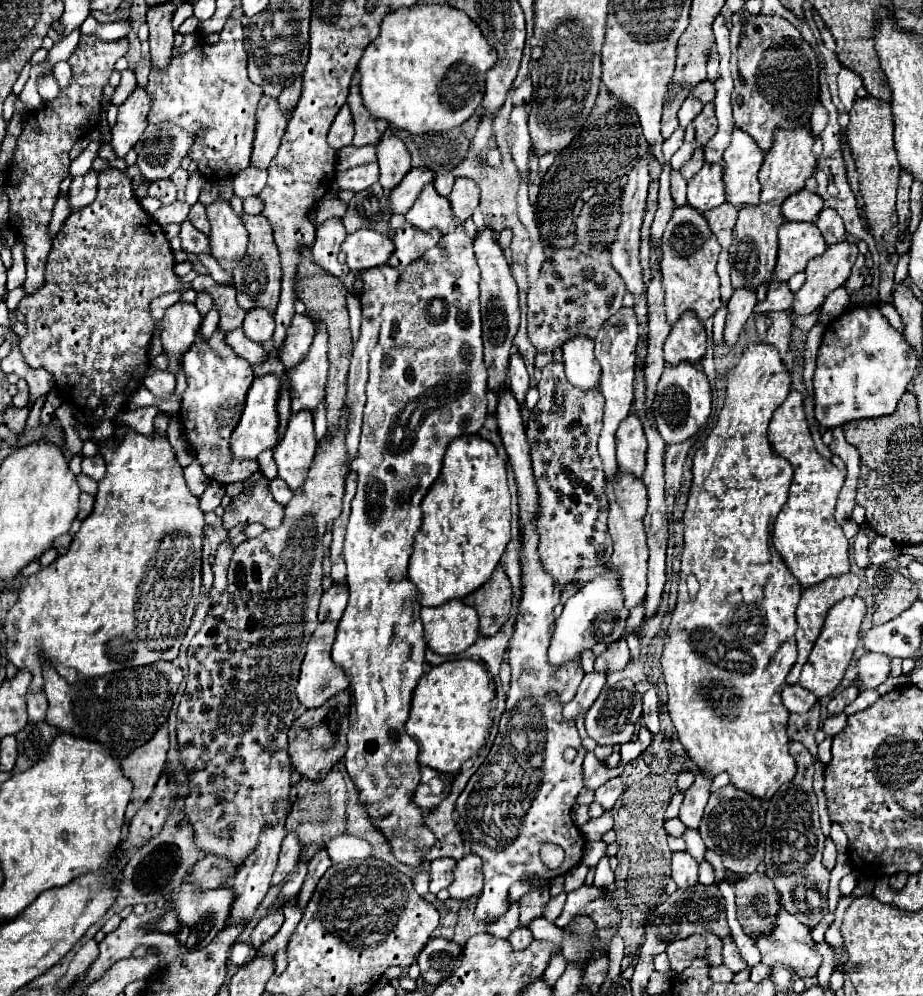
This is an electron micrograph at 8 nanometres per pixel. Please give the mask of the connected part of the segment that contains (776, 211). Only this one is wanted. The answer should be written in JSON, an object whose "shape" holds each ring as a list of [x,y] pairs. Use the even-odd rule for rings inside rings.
{"shape":[[[809,126],[797,128],[777,128],[773,132],[773,146],[765,152],[765,160],[759,170],[761,182],[761,200],[757,206],[743,206],[737,216],[737,224],[733,228],[733,244],[729,248],[731,262],[731,284],[733,288],[757,288],[773,276],[775,260],[777,260],[777,230],[785,222],[781,214],[781,202],[805,188],[805,180],[815,170],[815,156],[811,152],[815,144],[815,136]]]}

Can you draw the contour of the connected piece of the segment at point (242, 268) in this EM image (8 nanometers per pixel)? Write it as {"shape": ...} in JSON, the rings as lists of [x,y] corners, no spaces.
{"shape":[[[243,214],[243,222],[249,232],[249,246],[241,264],[233,272],[237,304],[245,312],[251,312],[255,308],[265,308],[267,312],[275,312],[279,302],[279,290],[281,290],[281,264],[279,264],[279,252],[273,240],[273,232],[269,228],[269,222],[261,214],[259,216]]]}

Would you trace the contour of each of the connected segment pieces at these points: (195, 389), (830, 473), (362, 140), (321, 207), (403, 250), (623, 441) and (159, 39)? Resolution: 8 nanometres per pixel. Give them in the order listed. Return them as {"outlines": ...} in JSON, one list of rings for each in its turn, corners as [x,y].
{"outlines":[[[[215,332],[209,340],[197,336],[197,344],[185,354],[183,370],[187,374],[187,390],[181,400],[179,420],[187,438],[189,450],[201,462],[203,474],[223,486],[241,482],[259,470],[257,460],[237,460],[229,452],[229,436],[241,418],[245,394],[253,382],[251,364],[241,360],[227,344],[225,332]]],[[[791,390],[787,400],[773,412],[769,424],[769,442],[783,458],[793,464],[795,476],[789,490],[789,498],[781,508],[775,528],[773,528],[773,546],[787,562],[793,576],[801,582],[803,588],[809,588],[825,578],[841,576],[849,572],[849,540],[843,534],[843,528],[835,522],[835,502],[843,486],[845,476],[839,472],[831,460],[823,458],[813,444],[809,426],[803,414],[803,394]]],[[[357,76],[353,78],[351,84],[351,92],[347,98],[351,112],[353,112],[353,122],[355,122],[355,138],[353,138],[353,146],[377,146],[379,140],[383,138],[385,130],[389,128],[383,120],[369,120],[369,116],[365,116],[365,106],[361,104],[361,96],[357,96]]],[[[329,196],[321,198],[321,204],[317,204],[317,226],[321,226],[325,220],[331,218],[341,218],[347,210],[347,204],[343,204],[341,200],[333,200]]],[[[403,224],[393,236],[395,250],[387,264],[403,272],[405,266],[423,256],[429,248],[433,248],[437,240],[441,240],[439,232],[417,232],[417,228],[409,228],[409,224]]],[[[629,414],[615,434],[617,440],[617,462],[623,474],[631,474],[643,478],[645,472],[645,452],[647,440],[643,432],[643,424],[637,414]]],[[[171,2],[159,4],[157,8],[147,10],[147,26],[149,26],[149,44],[151,44],[151,68],[153,70],[167,70],[171,62],[171,48],[173,48],[173,36],[175,30],[171,26],[171,14],[173,14]]]]}

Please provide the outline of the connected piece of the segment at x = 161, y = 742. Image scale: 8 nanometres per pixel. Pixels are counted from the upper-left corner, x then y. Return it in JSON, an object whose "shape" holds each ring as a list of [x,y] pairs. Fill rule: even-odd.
{"shape":[[[163,724],[157,730],[157,736],[149,740],[149,744],[135,748],[123,762],[123,774],[131,780],[133,788],[133,798],[127,806],[125,812],[125,824],[131,822],[131,818],[137,814],[137,810],[147,802],[151,796],[151,790],[155,788],[163,766],[165,766],[165,756],[169,750],[169,734],[167,734],[167,724]]]}

